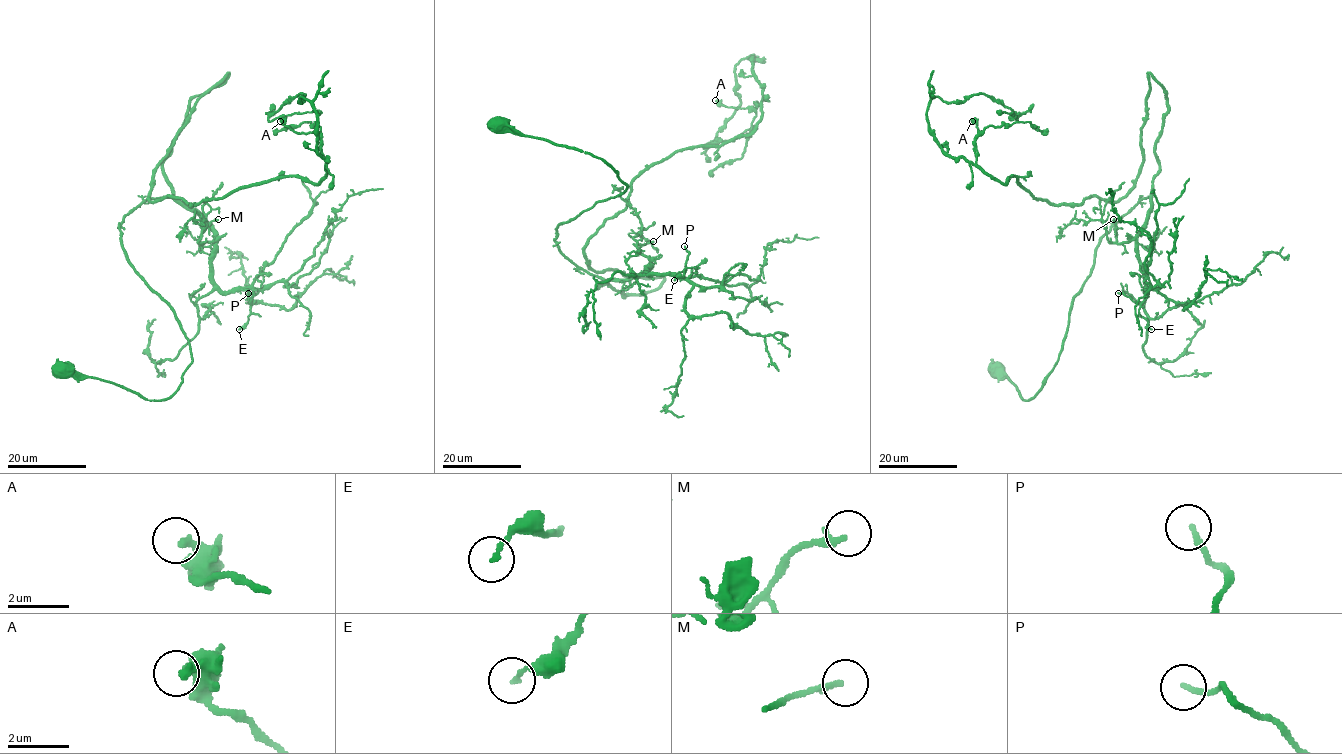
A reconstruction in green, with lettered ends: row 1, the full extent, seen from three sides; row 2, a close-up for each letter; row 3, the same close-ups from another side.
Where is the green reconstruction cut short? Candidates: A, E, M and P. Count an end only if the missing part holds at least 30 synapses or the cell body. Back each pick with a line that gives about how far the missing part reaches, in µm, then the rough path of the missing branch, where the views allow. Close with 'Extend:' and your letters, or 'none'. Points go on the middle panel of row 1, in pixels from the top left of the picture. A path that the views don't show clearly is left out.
Extend: none

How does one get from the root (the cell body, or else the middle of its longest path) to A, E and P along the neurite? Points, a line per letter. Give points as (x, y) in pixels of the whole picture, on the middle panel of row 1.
A: (497, 126), (617, 174), (554, 239), (645, 294), (663, 278), (584, 247), (651, 166), (760, 118), (715, 100)
E: (497, 126), (600, 157), (627, 185), (557, 227), (565, 256), (605, 280), (686, 267), (674, 280)
P: (497, 126), (600, 157), (627, 185), (557, 227), (579, 267), (683, 277), (684, 246)

